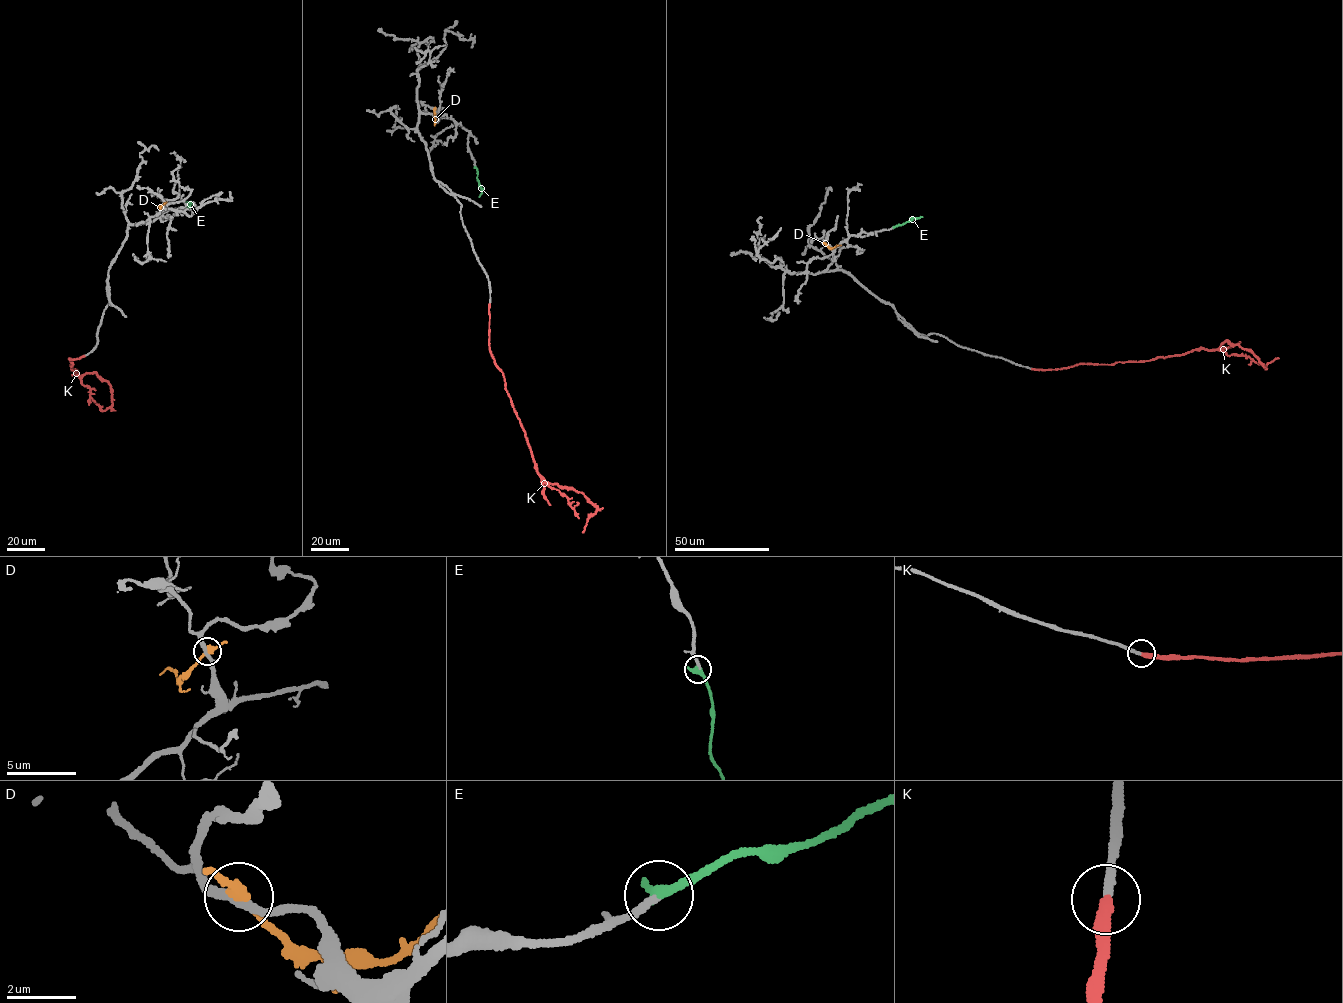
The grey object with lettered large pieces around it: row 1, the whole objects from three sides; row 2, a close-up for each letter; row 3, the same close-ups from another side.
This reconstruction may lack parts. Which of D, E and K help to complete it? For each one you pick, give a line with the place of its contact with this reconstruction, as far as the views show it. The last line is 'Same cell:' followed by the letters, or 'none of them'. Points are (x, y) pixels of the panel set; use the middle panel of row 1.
E: contact (475, 167)
K: contact (489, 304)
Same cell: E, K

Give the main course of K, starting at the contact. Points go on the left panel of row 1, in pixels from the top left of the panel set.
K: (84, 356), (68, 359), (71, 369), (80, 376), (96, 372), (112, 391), (112, 404), (102, 411), (91, 400)

